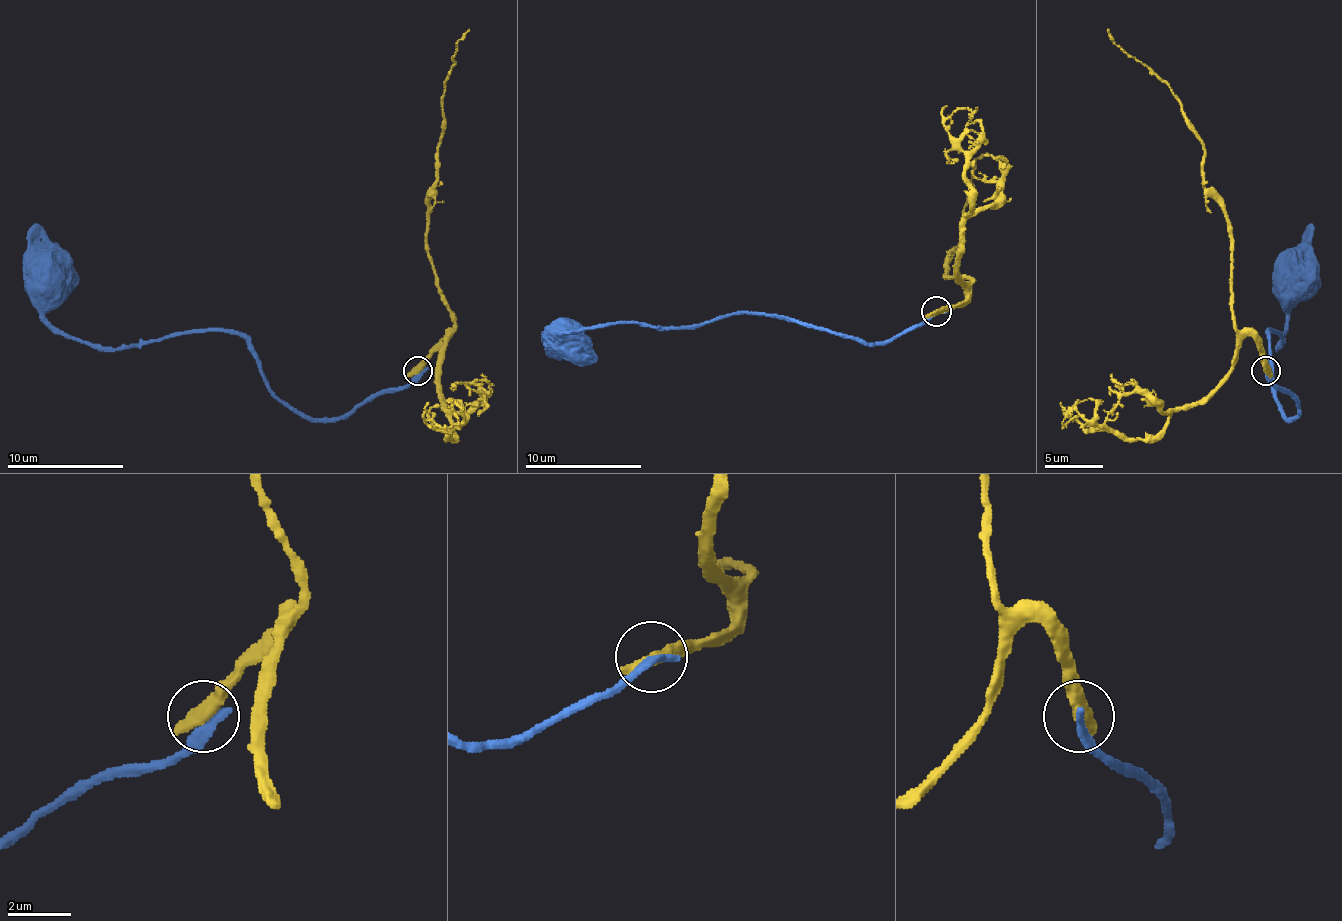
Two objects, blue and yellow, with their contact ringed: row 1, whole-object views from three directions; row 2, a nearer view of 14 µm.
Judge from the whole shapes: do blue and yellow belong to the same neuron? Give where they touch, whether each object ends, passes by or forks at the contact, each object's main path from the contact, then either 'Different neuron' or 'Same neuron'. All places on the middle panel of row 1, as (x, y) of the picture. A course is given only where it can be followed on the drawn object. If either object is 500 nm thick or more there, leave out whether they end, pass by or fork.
Place: (936, 311). At the ring blue ends. At the ring yellow ends. Course of blue: (938, 310), (882, 342), (754, 313), (715, 316), (677, 328), (610, 322), (563, 331), (572, 325), (569, 331). Course of yellow: (935, 310), (956, 307), (967, 296), (967, 278), (944, 275), (947, 257), (962, 243), (973, 164), (988, 152). Different neuron

